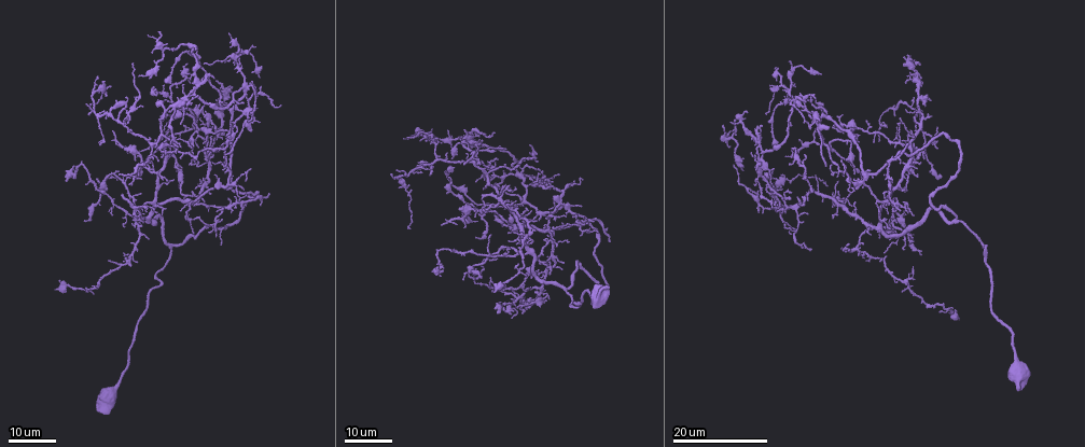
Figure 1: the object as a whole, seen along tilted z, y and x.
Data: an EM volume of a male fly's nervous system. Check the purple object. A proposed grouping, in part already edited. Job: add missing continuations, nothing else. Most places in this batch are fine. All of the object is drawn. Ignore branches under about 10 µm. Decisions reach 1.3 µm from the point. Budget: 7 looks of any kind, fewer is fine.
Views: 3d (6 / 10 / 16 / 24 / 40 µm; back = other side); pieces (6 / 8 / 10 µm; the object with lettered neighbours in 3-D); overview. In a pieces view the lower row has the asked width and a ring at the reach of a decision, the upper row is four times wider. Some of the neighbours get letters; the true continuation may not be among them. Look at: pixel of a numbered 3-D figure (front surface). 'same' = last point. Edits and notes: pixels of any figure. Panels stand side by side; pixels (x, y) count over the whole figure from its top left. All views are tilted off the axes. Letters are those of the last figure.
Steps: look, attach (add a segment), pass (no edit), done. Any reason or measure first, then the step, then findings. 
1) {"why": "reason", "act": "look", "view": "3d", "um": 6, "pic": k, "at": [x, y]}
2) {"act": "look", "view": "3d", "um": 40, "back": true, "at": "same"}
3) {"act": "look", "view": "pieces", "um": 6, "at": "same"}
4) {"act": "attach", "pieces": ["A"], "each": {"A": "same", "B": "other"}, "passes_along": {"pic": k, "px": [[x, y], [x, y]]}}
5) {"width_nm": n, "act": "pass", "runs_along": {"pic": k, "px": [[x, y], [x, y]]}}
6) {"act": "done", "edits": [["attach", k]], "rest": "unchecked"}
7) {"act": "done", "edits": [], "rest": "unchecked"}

{"why": "branch stops here", "act": "look", "view": "3d", "um": 24, "pic": 1, "at": [790, 198]}

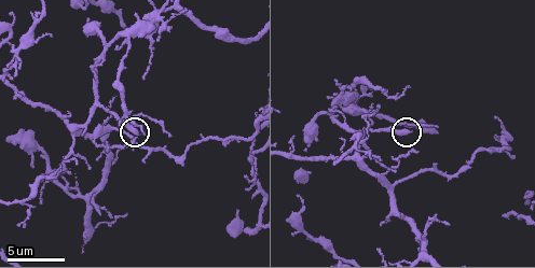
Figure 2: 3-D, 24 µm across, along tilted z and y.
{"act": "look", "view": "pieces", "um": 8, "pic": 2, "at": [411, 130]}

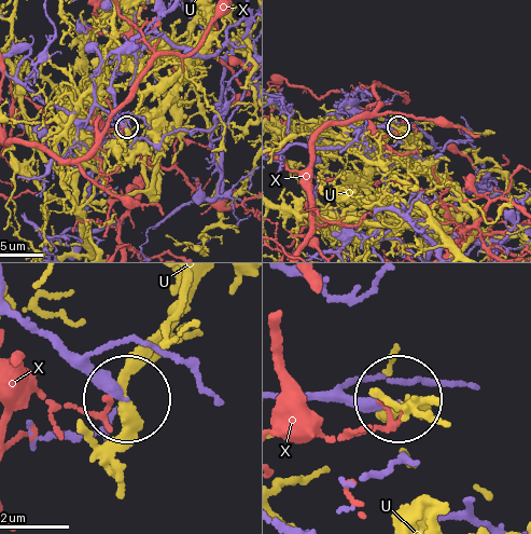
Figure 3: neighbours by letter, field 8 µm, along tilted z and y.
{"act": "pass", "each": {"U": "other", "X": "other"}, "found": "none of them fits"}

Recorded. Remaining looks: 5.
{"why": "thin end", "act": "look", "view": "pieces", "um": 8, "pic": 2, "at": [526, 197]}

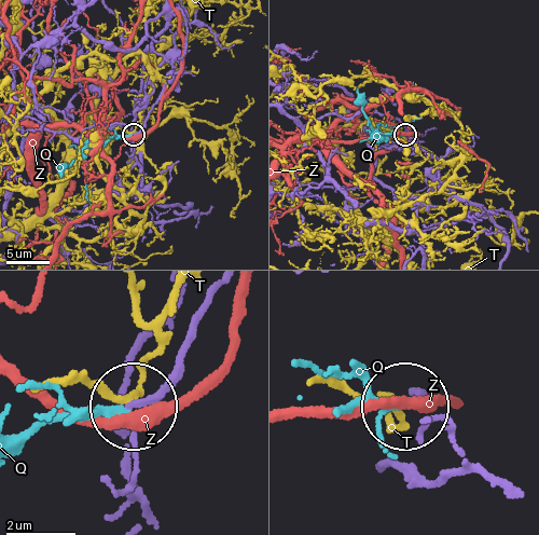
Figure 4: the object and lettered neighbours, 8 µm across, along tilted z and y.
{"act": "attach", "pieces": ["Q"], "each": {"Q": "same", "T": "other", "Z": "other"}, "found": "it goes on there"}

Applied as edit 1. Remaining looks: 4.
{"why": "free end", "act": "look", "view": "3d", "um": 16, "pic": 1, "at": [721, 124]}

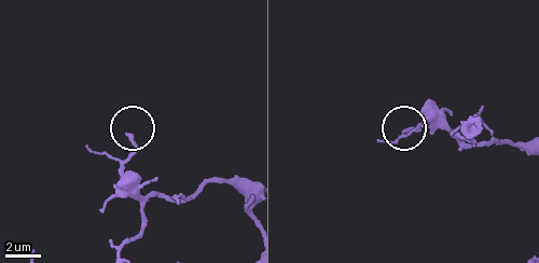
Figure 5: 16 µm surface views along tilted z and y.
{"act": "look", "view": "pieces", "um": 10, "pic": 5, "at": [130, 137]}

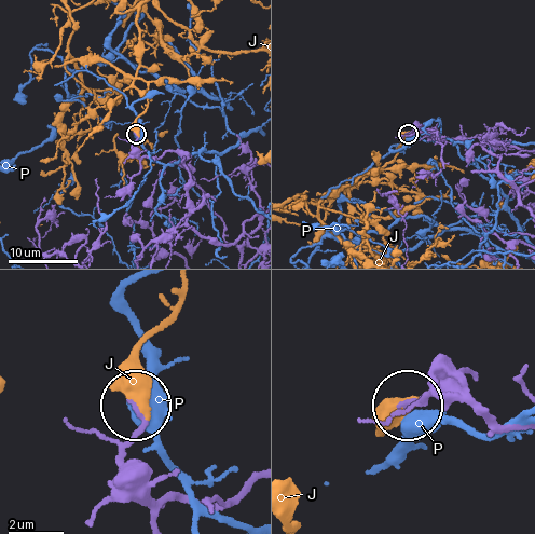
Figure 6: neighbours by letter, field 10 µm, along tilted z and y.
{"width_nm": 200, "act": "pass", "each": {"J": "other", "P": "other"}, "found": "none of them fits"}

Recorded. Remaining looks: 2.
{"why": "free end", "act": "look", "view": "3d", "um": 16, "pic": 1, "at": [241, 104]}

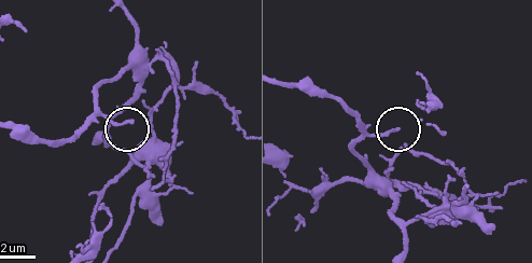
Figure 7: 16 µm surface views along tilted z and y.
{"why": "see the neighbours", "act": "look", "view": "pieces", "um": 6, "pic": 7, "at": [131, 120]}

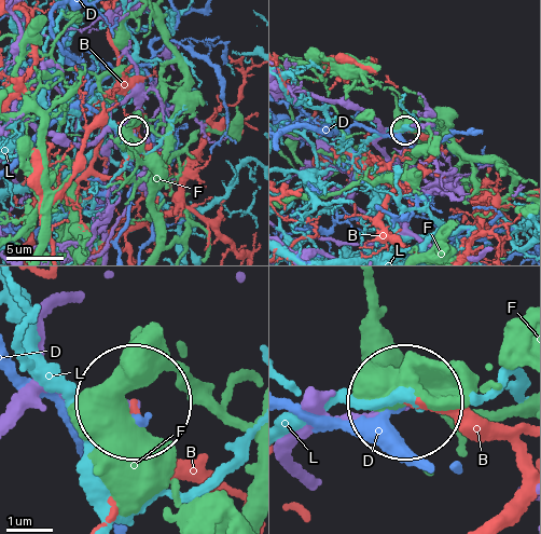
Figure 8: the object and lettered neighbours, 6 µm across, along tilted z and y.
{"act": "pass", "each": {"B": "other", "D": "other", "F": "other", "L": "other"}, "found": "none of them fits"}

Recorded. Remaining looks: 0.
{"act": "done", "edits": [["attach", 4]], "rest": "unchecked"}

